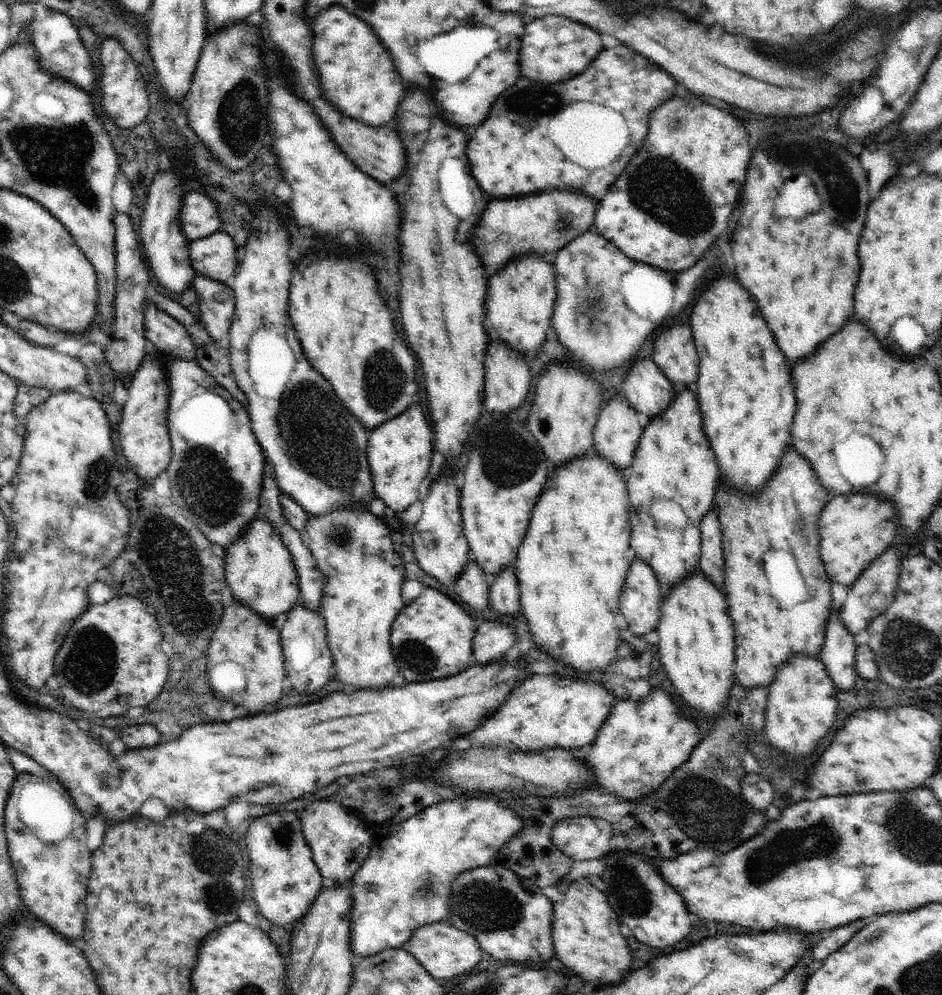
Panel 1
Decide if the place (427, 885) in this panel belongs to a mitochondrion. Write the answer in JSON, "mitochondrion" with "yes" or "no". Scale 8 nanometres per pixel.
{"mitochondrion":"yes"}

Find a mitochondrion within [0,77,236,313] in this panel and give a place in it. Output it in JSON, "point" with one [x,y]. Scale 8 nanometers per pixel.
{"point":[50,156]}

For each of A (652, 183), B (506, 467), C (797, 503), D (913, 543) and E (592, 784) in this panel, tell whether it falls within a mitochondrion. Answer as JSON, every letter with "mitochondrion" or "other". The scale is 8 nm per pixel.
{"A":"mitochondrion","B":"mitochondrion","C":"mitochondrion","D":"other","E":"other"}

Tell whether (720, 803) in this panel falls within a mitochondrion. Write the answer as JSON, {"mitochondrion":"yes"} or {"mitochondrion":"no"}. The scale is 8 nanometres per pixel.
{"mitochondrion":"yes"}

